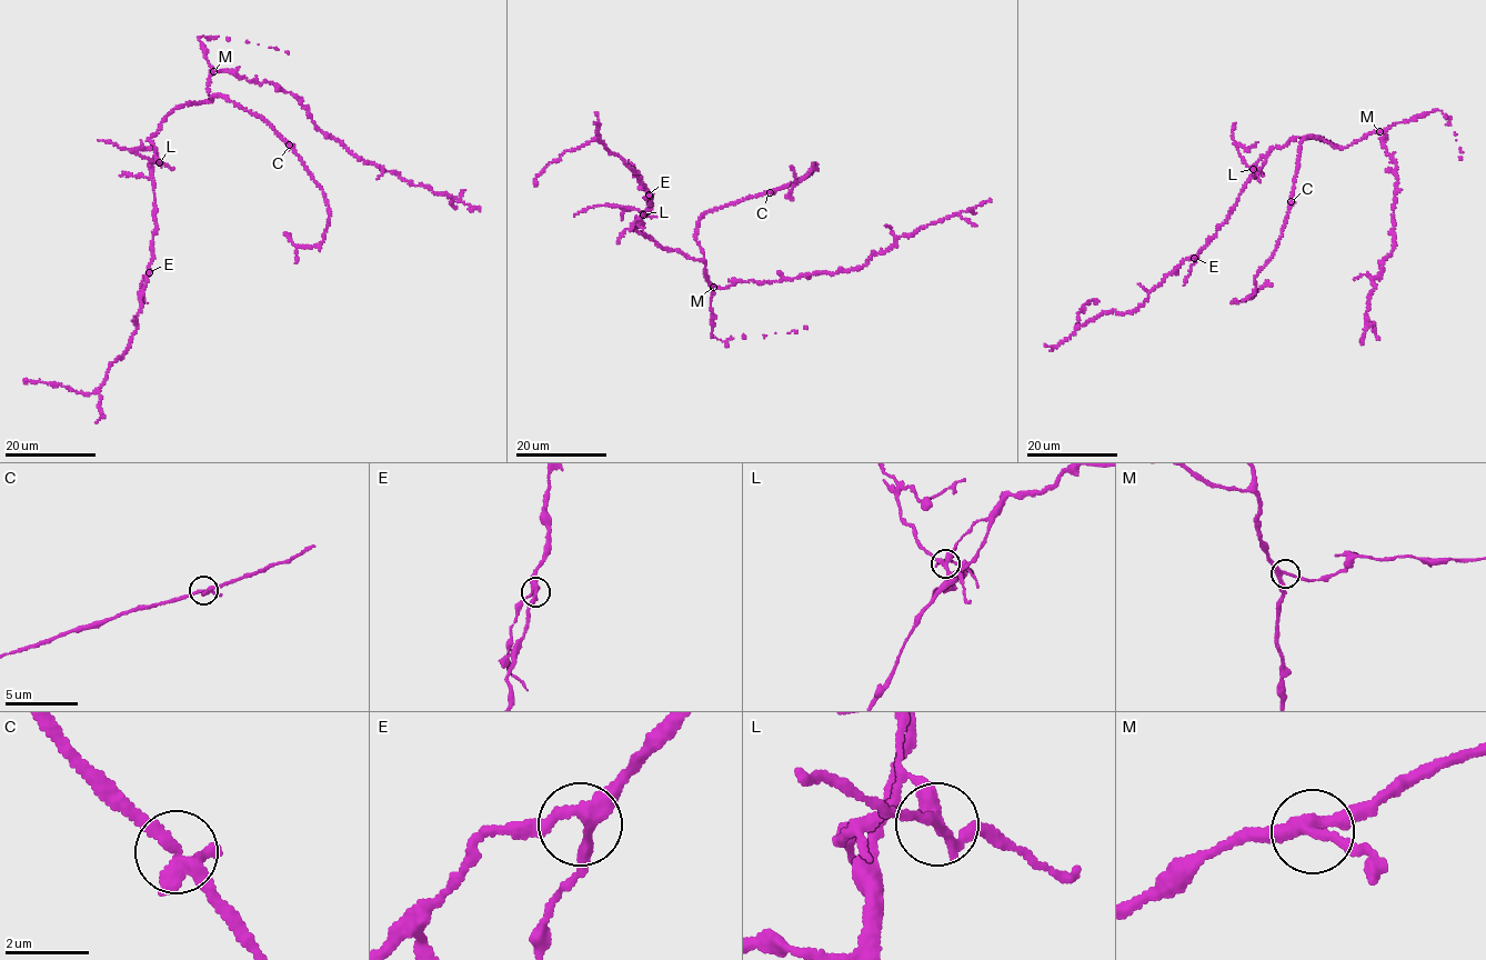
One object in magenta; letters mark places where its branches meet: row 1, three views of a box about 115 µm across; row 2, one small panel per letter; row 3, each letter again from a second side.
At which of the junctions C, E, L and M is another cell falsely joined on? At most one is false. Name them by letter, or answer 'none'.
L

